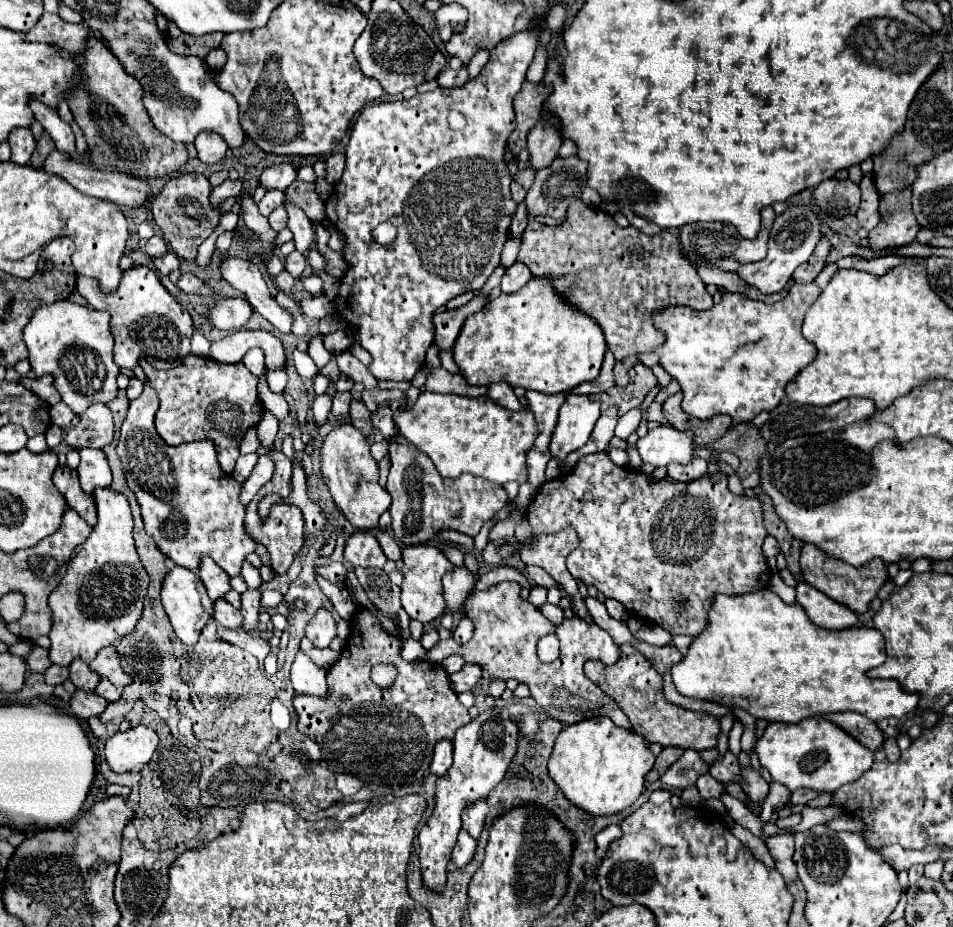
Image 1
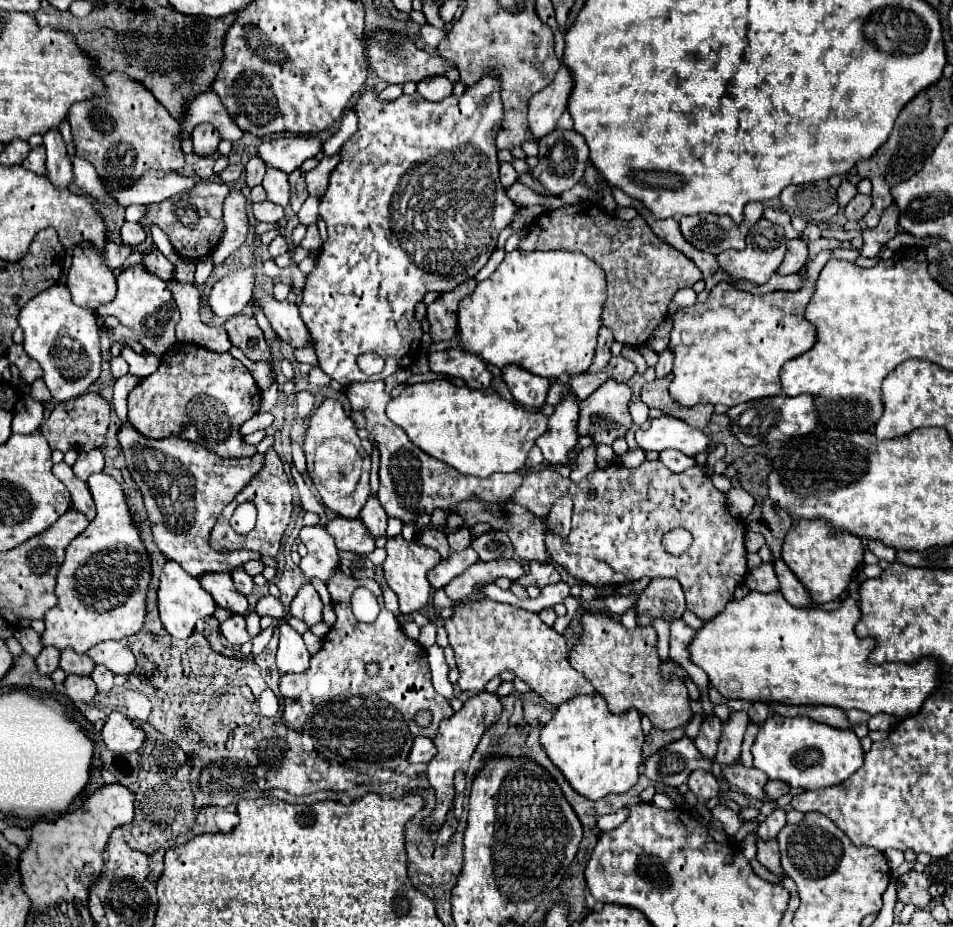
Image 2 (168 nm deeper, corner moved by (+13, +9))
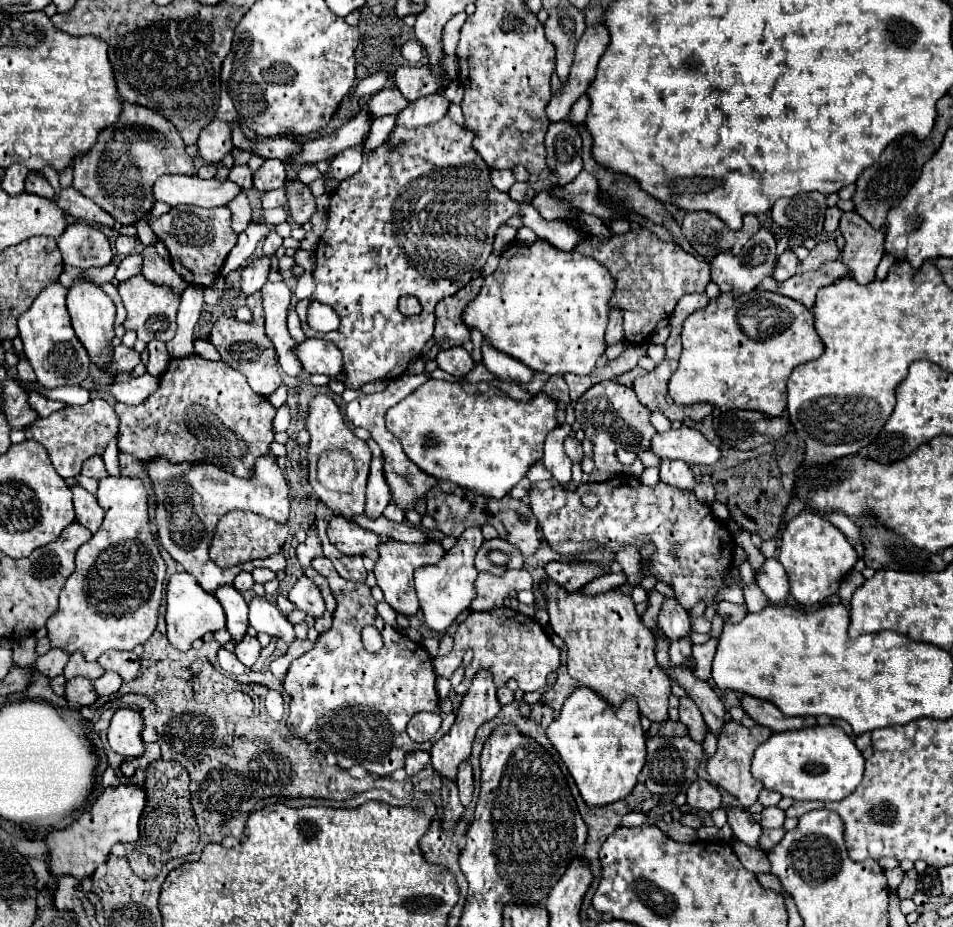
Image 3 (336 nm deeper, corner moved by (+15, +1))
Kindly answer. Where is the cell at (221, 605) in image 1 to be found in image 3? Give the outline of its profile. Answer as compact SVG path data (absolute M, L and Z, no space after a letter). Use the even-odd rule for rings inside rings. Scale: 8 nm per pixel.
M245 634L241 642L235 642L235 656L245 666L253 666L257 656L259 656L259 652L261 652L261 644L257 642L257 638L253 638L249 634Z

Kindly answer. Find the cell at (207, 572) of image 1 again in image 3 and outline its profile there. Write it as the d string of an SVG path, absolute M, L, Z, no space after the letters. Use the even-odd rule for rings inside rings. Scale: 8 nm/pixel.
M223 586L221 590L215 592L215 598L223 606L223 612L227 618L227 630L231 632L233 640L239 642L245 636L247 626L249 626L247 604L245 604L241 592L237 592L233 586Z

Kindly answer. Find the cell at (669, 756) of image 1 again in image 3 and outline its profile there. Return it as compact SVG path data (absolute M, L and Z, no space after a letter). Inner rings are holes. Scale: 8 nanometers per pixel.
M667 720L667 724L653 724L651 730L649 730L649 736L667 736L667 738L673 738L673 736L685 736L687 734L687 728L681 724L681 722L673 722L673 720Z

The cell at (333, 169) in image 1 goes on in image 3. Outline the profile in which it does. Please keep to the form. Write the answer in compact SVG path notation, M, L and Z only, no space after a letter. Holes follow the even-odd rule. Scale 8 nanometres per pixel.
M385 88L385 90L375 92L371 102L367 102L361 110L369 112L373 116L383 116L383 114L397 114L407 104L409 102L401 96L401 92L397 92L395 88Z

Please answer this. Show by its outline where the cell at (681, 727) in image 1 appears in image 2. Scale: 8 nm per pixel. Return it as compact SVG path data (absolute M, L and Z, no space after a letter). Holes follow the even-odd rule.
M585 612L579 624L579 640L569 650L569 662L605 698L613 714L623 714L629 708L637 708L639 714L651 718L653 726L663 730L685 726L691 720L685 682L677 676L671 676L669 680L661 676L657 632L653 626L637 626L627 630L617 618Z

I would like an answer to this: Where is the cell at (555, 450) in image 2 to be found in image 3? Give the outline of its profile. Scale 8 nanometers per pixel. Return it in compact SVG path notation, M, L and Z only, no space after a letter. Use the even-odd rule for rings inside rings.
M559 424L545 440L545 456L543 456L543 464L545 468L553 474L553 478L561 484L571 480L571 460L565 454L565 438L571 434L571 426Z

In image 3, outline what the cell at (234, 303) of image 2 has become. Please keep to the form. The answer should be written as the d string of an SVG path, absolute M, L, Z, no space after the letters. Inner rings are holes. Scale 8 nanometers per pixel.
M263 256L243 268L243 272L241 272L241 294L243 296L249 296L263 288L263 284L267 282L267 276L269 276L269 266L271 266L271 260L267 256Z

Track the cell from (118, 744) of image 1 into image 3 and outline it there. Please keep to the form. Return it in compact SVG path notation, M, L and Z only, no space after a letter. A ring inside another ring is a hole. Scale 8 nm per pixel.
M119 708L113 718L111 726L107 730L107 740L113 748L113 752L121 756L137 758L143 754L143 740L141 740L141 728L143 720L137 710Z

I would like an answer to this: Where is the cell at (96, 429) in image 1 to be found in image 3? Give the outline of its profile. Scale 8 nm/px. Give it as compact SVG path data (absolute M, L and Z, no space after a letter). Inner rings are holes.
M101 398L89 400L83 406L67 406L49 418L37 418L29 426L29 434L33 440L41 442L43 448L47 450L55 470L59 476L69 478L79 474L81 464L91 458L91 456L103 456L107 442L111 440L113 434L117 434L119 418L113 410L113 406Z

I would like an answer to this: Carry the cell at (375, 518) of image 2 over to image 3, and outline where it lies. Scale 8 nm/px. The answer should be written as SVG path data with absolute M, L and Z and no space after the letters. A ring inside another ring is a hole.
M373 458L371 460L371 472L369 472L369 482L367 482L367 506L365 506L365 514L375 520L377 516L383 514L385 506L391 500L391 492L389 486L383 478L383 462L381 458Z

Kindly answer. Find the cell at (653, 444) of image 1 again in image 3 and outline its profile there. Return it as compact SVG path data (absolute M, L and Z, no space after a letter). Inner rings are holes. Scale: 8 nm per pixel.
M681 426L677 430L657 432L651 440L651 450L661 458L683 460L687 464L715 464L721 456L719 448L711 444L699 430Z

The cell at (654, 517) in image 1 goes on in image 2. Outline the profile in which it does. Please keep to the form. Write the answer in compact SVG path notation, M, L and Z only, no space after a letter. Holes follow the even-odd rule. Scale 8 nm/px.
M659 460L657 462L643 462L639 468L623 468L621 464L611 464L603 470L595 470L593 474L585 476L581 482L573 482L567 478L561 478L551 466L545 466L541 470L531 472L523 478L523 484L515 492L513 500L531 510L537 518L547 518L549 508L555 504L557 498L569 494L573 498L573 526L567 538L561 538L557 534L547 532L545 544L547 552L551 554L553 562L563 566L571 576L577 580L583 580L593 586L605 586L613 584L609 582L609 570L593 570L593 558L609 564L615 572L625 574L631 582L649 576L649 578L675 578L681 582L685 598L687 598L687 610L691 610L695 616L699 616L703 622L715 618L719 612L723 612L727 600L731 600L733 590L743 584L747 574L747 560L745 560L745 524L739 518L729 516L727 510L727 498L721 494L713 482L705 476L701 466L687 468L681 474L673 474L667 470ZM589 492L595 492L595 498L589 496ZM671 528L687 528L693 534L693 546L683 556L671 556L665 552L661 538Z

